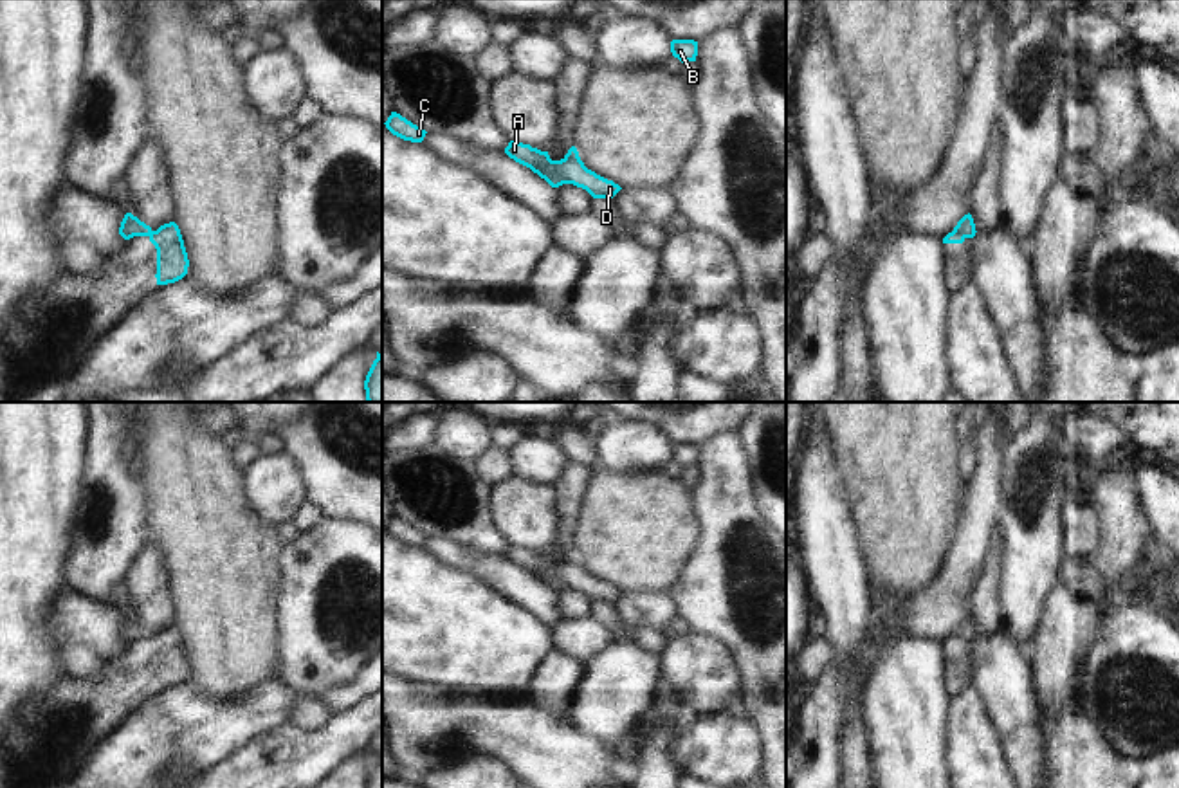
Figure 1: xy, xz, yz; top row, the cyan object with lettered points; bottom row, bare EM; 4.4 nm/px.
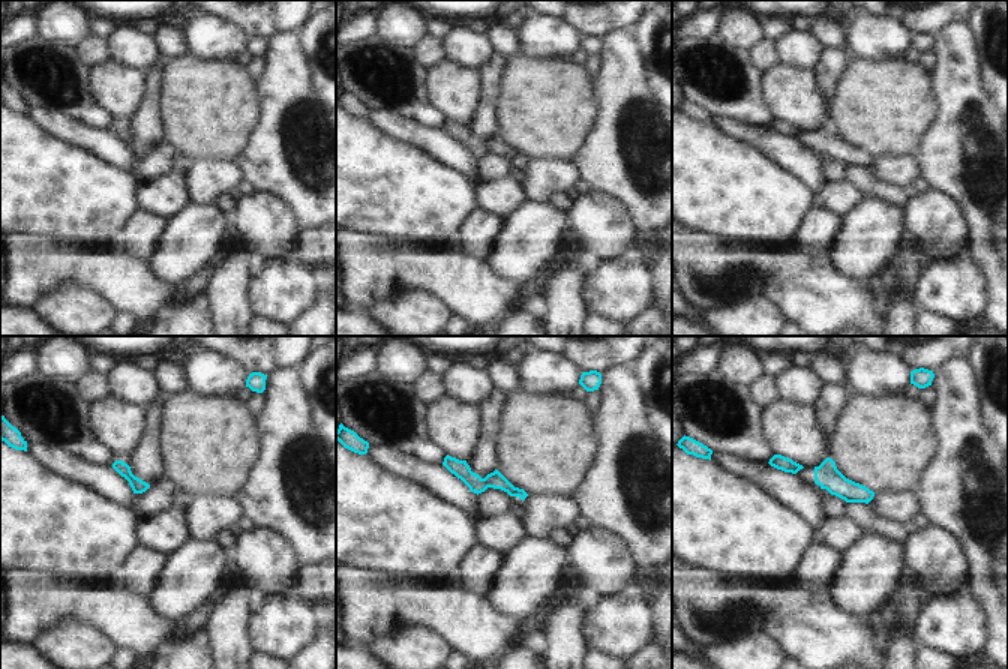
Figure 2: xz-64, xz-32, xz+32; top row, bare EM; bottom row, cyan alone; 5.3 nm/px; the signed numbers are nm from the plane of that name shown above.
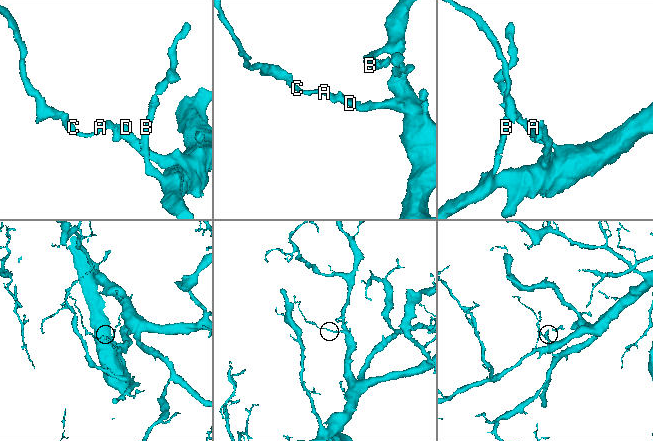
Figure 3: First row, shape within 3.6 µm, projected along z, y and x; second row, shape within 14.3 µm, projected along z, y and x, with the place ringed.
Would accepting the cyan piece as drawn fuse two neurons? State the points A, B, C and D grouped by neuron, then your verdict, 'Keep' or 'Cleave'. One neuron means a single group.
Groups: A C / B D. Cleave.

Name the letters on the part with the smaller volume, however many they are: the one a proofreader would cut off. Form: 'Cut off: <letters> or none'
Cut off: A, C

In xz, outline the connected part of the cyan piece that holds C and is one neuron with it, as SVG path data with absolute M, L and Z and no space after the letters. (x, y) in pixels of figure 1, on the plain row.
M391 516L384 528L393 539L411 546L422 546L427 537L397 516Z

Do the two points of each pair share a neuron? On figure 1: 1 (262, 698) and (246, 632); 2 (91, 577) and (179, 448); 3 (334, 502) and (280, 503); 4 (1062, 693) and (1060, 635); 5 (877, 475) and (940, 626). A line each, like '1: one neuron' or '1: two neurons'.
1: two neurons
2: two neurons
3: two neurons
4: one neuron
5: two neurons

